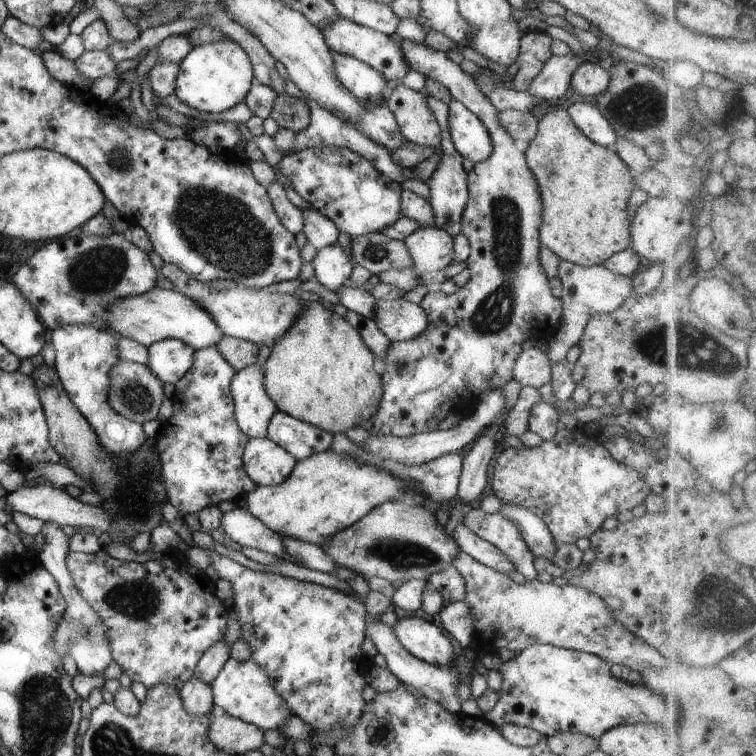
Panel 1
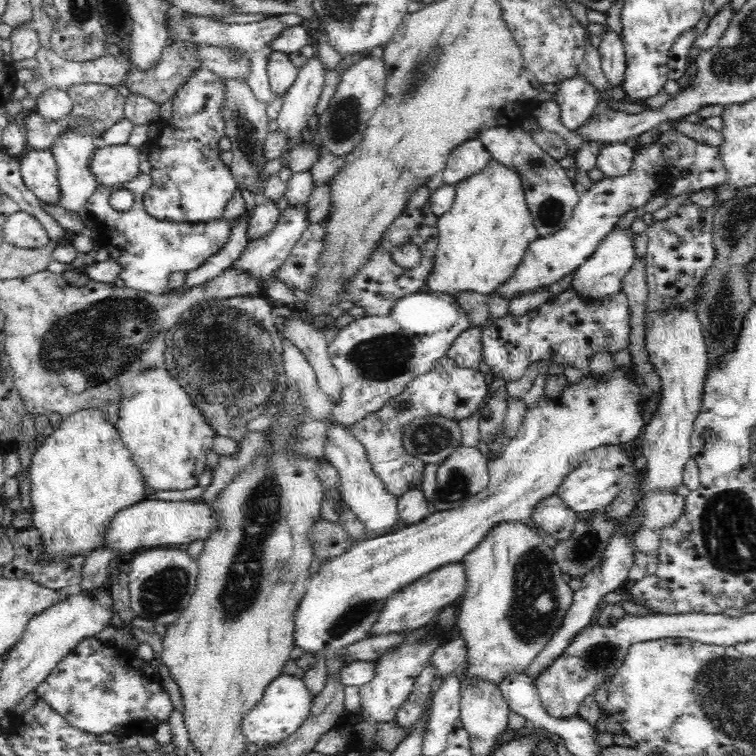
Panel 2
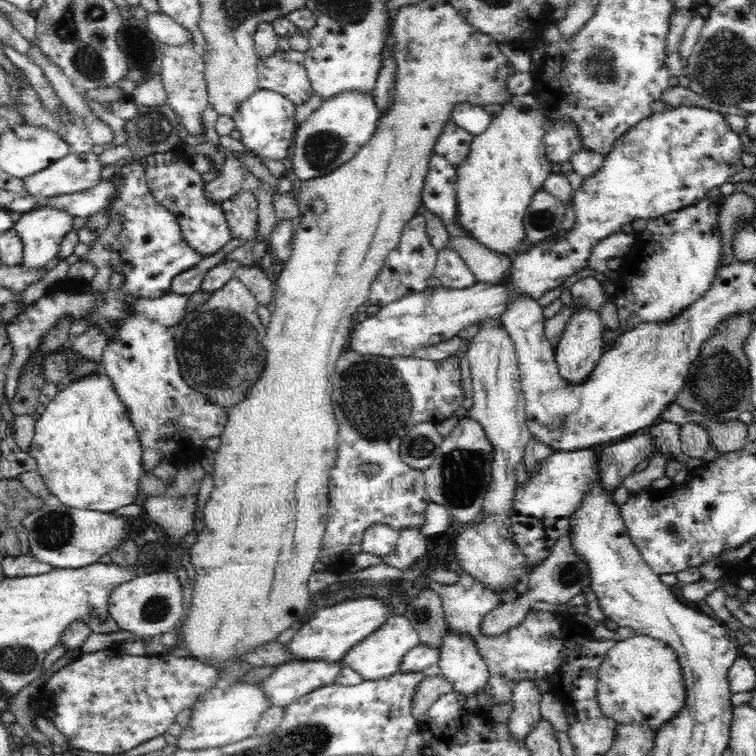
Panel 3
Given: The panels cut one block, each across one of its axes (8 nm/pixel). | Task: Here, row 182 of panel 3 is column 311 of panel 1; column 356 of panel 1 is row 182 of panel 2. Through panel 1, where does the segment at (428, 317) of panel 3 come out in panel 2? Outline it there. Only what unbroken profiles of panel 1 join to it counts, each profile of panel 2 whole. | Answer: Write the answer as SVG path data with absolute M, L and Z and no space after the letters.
M672 129L663 133L660 132L647 147L642 150L635 150L632 168L630 168L628 176L616 178L605 176L598 182L592 182L591 187L587 190L581 191L580 201L574 207L572 218L566 223L566 226L562 230L557 230L554 234L549 234L544 238L539 236L534 242L530 242L520 264L518 264L518 268L516 268L516 272L504 284L500 284L500 288L496 292L492 293L512 300L522 293L531 293L542 287L549 287L554 282L564 278L566 274L575 272L584 261L591 257L591 254L599 247L605 236L618 225L619 218L627 210L636 210L636 208L644 206L652 197L665 196L670 199L684 193L691 197L698 192L704 192L707 188L720 186L727 177L726 167L720 153L718 146L696 141L681 133L676 133Z

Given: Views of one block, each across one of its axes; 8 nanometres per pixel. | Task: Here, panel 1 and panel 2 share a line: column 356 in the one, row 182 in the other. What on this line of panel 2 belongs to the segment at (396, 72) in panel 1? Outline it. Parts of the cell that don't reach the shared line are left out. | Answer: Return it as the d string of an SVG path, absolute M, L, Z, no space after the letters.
M51 149L24 152L20 156L20 172L24 183L39 202L59 207L60 181L57 162Z

